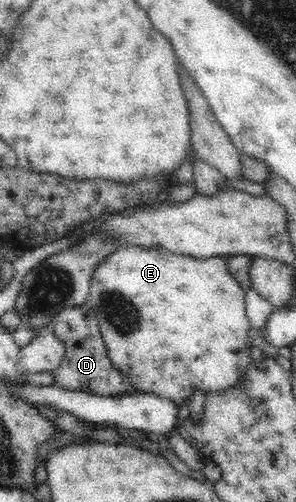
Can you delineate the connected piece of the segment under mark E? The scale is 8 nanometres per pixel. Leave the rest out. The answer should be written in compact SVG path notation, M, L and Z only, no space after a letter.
M123 246L118 248L115 253L111 253L103 263L99 263L98 267L95 267L94 275L91 277L86 305L95 309L96 313L100 315L102 320L100 332L108 351L108 359L116 369L126 374L127 378L130 378L130 381L134 383L135 393L158 395L159 398L168 399L176 407L181 407L183 401L187 401L195 391L201 391L203 395L212 395L235 387L243 379L247 367L250 367L251 361L253 361L251 359L253 341L251 341L251 335L249 335L251 323L247 319L245 292L235 275L231 274L230 267L227 267L227 257L195 259L193 256L175 254L175 252L167 250L163 246L147 248L143 246Z

